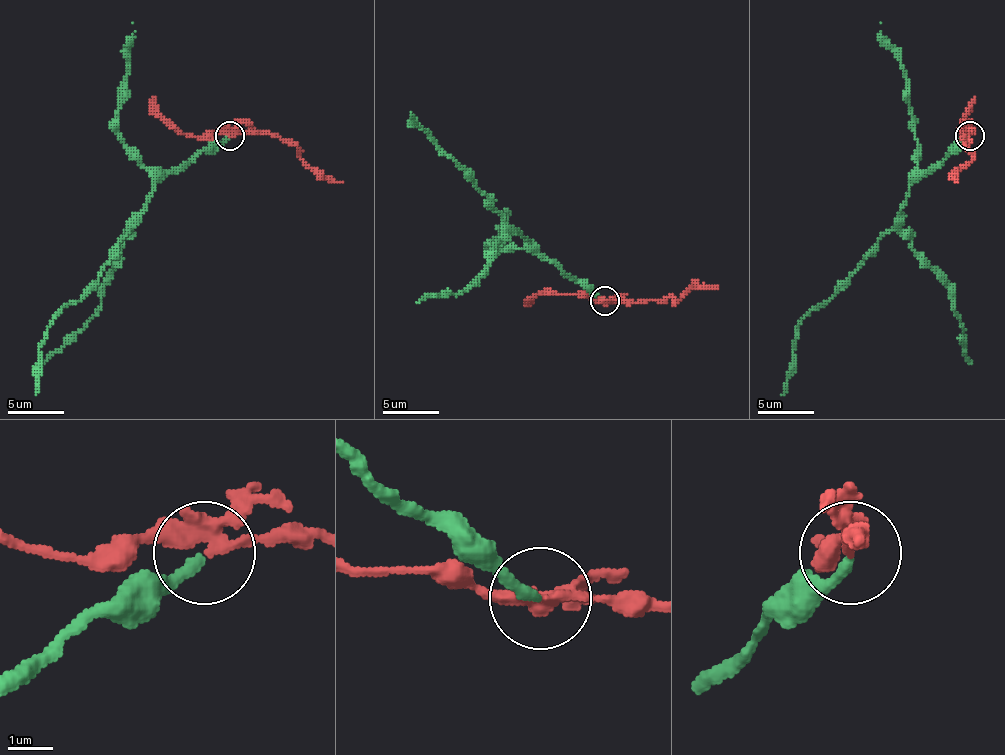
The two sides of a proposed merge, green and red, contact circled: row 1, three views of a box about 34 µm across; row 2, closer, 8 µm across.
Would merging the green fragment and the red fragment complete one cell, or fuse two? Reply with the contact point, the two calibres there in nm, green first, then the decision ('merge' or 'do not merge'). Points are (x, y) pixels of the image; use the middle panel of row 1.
place (605, 300); calibres 240 and 280 nm; do not merge

